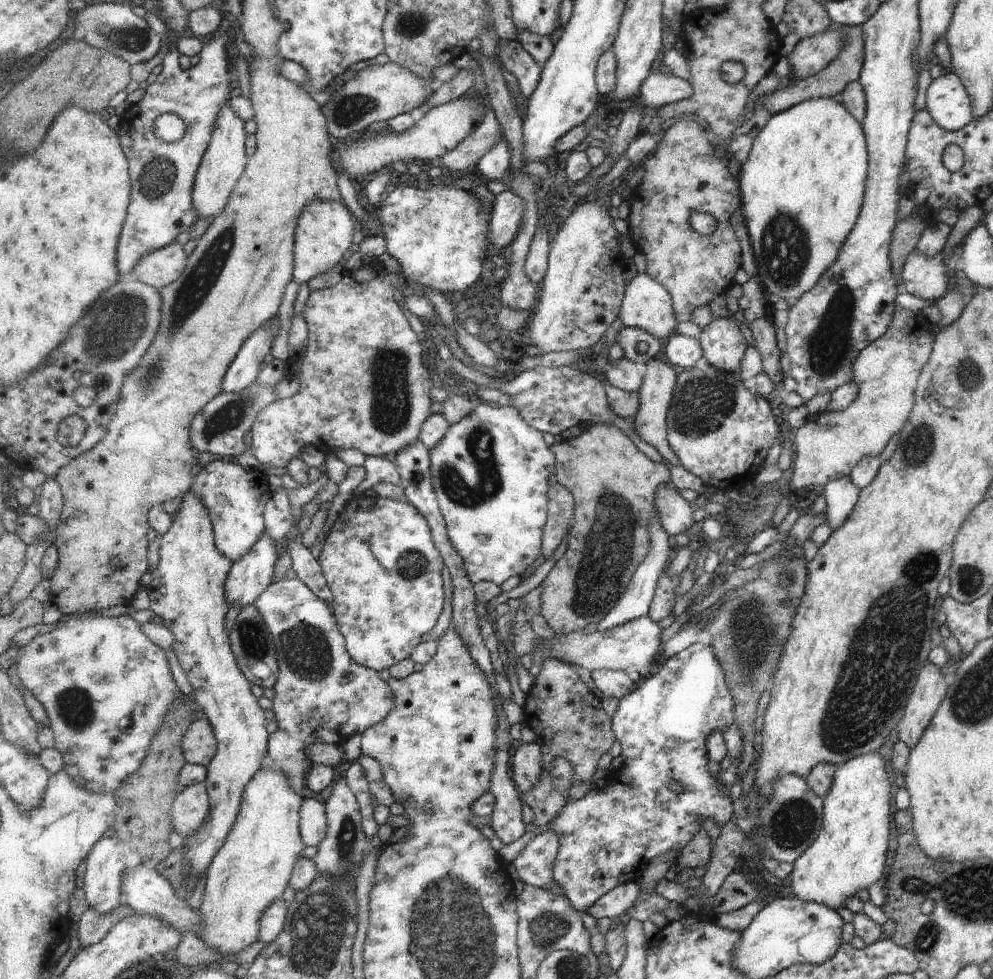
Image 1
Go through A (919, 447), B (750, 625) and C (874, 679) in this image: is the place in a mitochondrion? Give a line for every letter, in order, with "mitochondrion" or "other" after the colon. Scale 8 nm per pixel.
A: mitochondrion
B: mitochondrion
C: mitochondrion

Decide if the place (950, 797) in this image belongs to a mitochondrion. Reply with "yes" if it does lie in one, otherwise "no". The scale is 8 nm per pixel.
no

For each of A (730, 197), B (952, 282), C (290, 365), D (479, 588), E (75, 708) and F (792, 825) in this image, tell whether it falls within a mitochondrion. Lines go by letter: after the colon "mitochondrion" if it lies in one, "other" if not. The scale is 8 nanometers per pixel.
A: other
B: other
C: other
D: other
E: mitochondrion
F: mitochondrion

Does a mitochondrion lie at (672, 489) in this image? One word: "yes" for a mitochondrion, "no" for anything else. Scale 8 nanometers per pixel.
no

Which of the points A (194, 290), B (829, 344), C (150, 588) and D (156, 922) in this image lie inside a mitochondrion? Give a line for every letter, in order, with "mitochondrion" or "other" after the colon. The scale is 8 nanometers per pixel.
A: mitochondrion
B: mitochondrion
C: other
D: other

